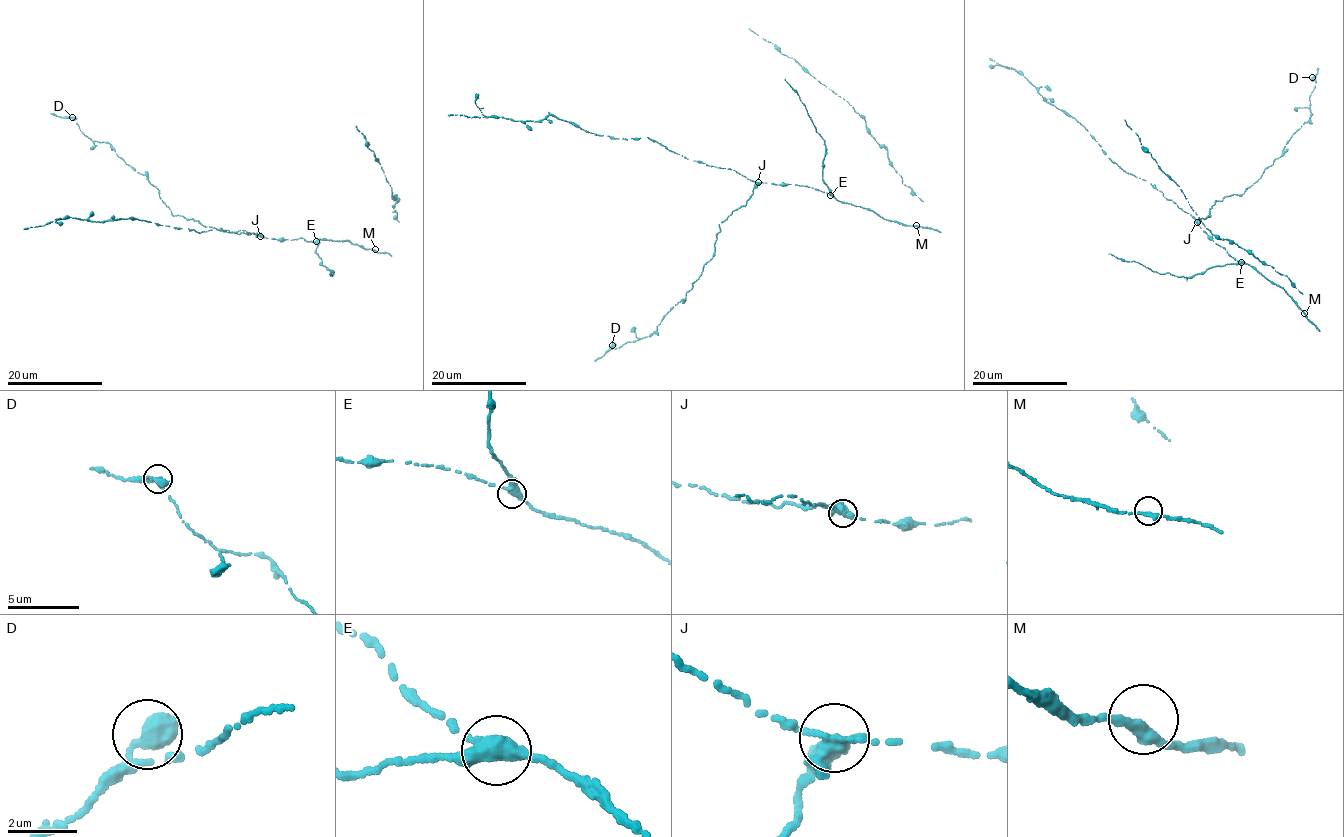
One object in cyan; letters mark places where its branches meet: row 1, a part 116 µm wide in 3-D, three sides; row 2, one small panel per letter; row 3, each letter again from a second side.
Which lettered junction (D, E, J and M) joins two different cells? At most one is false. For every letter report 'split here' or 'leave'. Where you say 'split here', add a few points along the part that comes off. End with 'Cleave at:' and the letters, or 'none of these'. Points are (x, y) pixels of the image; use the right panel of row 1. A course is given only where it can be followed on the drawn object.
D: leave
E: leave
J: split here; course (1197, 222), (1150, 183), (1128, 173), (1109, 157), (1078, 122), (1044, 100), (1022, 75), (989, 58)
M: leave
Cleave at: J

